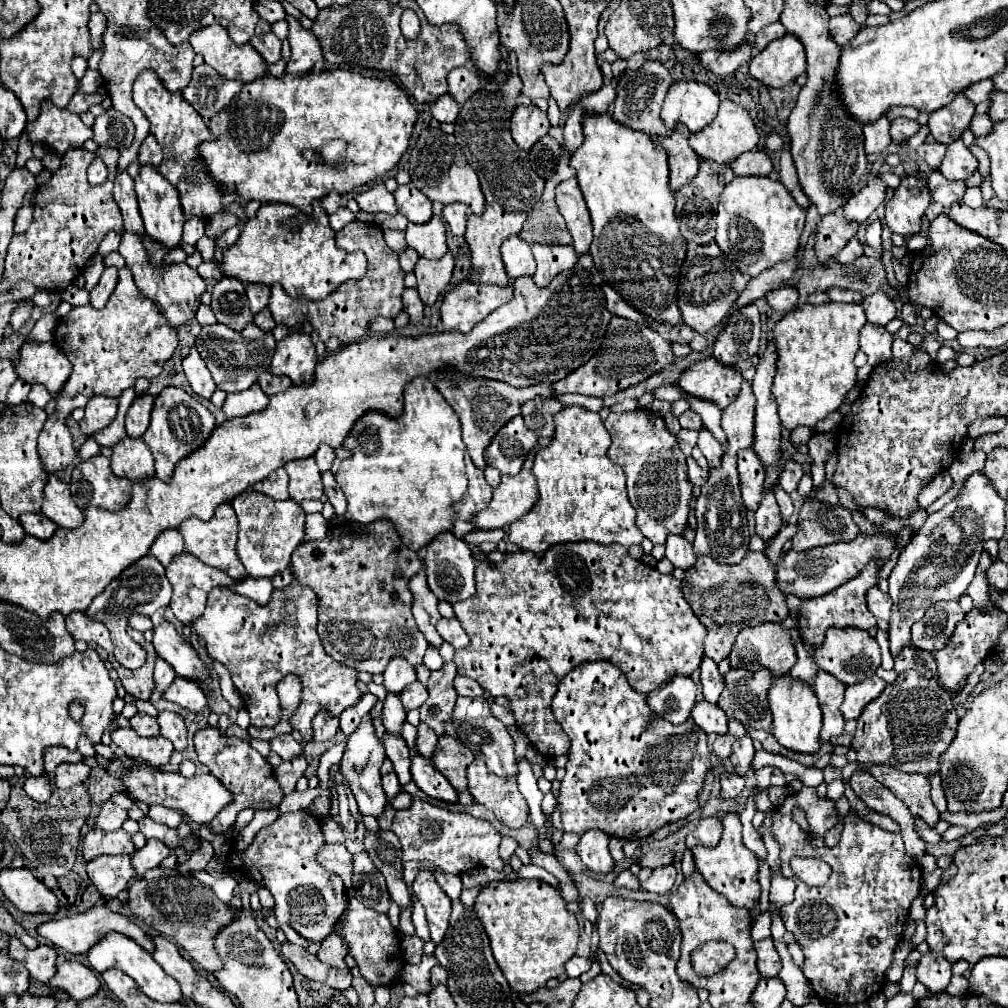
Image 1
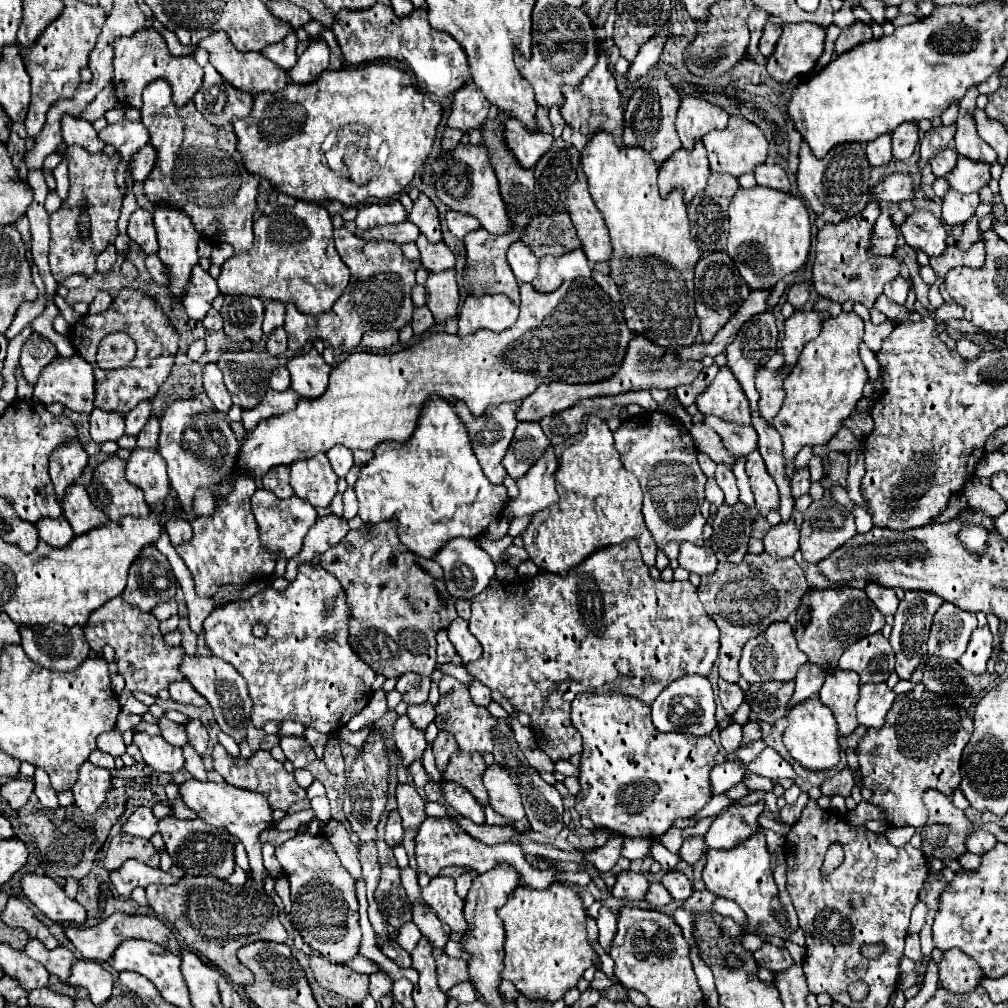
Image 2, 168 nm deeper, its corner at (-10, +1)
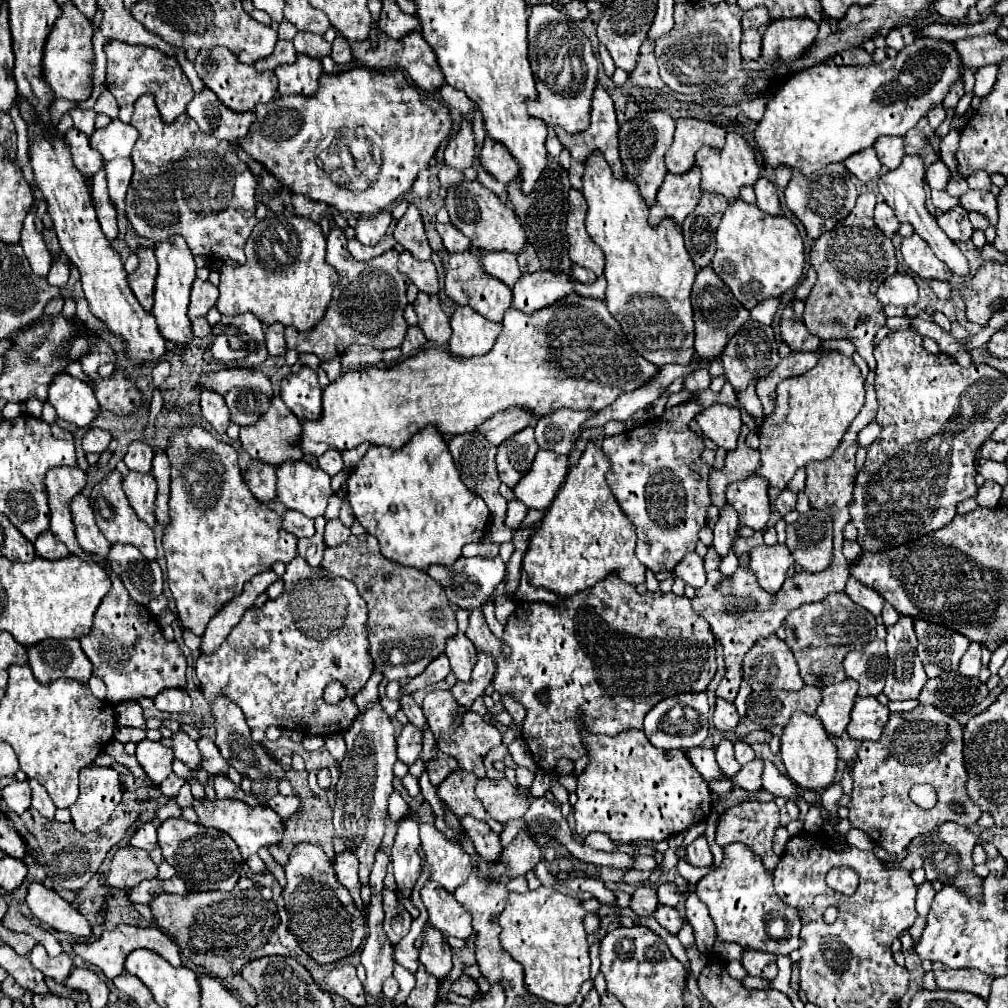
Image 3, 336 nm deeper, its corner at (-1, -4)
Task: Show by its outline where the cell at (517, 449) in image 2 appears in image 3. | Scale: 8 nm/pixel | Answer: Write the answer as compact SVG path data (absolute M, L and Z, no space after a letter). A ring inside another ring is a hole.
M526 427L514 437L506 439L496 453L500 481L506 483L508 487L514 487L526 475L526 471L530 471L536 451L538 451L538 445L534 441L532 427Z

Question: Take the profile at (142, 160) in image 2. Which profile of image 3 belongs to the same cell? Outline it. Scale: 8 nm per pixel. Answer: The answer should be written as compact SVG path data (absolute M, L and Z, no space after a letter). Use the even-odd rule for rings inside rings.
M112 159L106 163L104 167L106 171L106 181L108 181L108 193L110 193L110 201L112 205L116 205L118 209L124 209L124 197L132 179L132 165L130 159Z

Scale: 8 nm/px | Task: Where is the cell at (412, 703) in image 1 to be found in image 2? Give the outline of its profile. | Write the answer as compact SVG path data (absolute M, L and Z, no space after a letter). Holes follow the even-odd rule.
M425 702L425 704L411 704L407 708L407 716L411 718L413 726L419 728L419 730L425 730L429 722L433 722L435 718L435 708L431 702Z

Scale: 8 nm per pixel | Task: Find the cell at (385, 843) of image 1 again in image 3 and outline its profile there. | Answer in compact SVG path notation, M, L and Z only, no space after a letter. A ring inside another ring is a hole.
M426 927L424 935L426 935L426 941L420 947L420 963L430 975L438 979L438 983L444 983L452 969L452 951L444 943L442 933L438 929Z

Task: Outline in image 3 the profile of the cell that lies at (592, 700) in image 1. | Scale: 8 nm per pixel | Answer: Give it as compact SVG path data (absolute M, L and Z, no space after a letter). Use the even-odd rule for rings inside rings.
M582 731L582 739L588 745L590 765L578 775L578 801L572 811L578 835L600 831L616 843L658 843L684 833L712 813L708 783L684 757L684 751L664 755L664 751L650 745L642 731L620 733L618 737Z

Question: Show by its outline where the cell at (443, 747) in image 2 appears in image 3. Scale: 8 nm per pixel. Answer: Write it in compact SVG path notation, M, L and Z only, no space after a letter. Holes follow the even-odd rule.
M440 753L436 761L432 761L432 763L426 765L426 769L428 769L428 773L430 773L430 783L432 783L434 787L438 787L452 771L460 769L460 765L458 765L458 761L454 761L454 757L448 757L448 755Z

